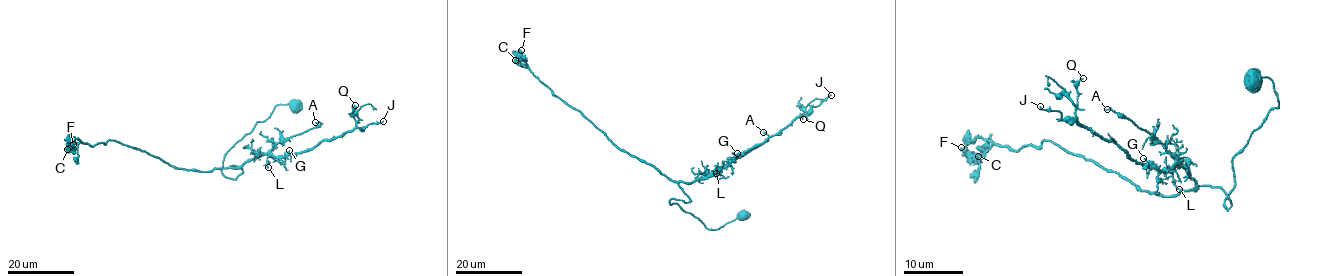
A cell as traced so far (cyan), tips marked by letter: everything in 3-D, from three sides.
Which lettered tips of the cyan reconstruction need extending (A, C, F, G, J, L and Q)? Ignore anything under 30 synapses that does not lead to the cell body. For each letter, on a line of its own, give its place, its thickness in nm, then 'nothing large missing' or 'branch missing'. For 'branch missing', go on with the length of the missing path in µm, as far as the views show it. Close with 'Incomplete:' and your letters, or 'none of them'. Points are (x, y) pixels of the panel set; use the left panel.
A: (315, 122) | 110 nm | nothing large missing
C: (67, 149) | 400 nm | nothing large missing
F: (73, 144) | 240 nm | nothing large missing
G: (289, 150) | 120 nm | nothing large missing
J: (383, 121) | 160 nm | nothing large missing
L: (268, 167) | 200 nm | nothing large missing
Q: (355, 105) | 190 nm | nothing large missing
Incomplete: none of them

